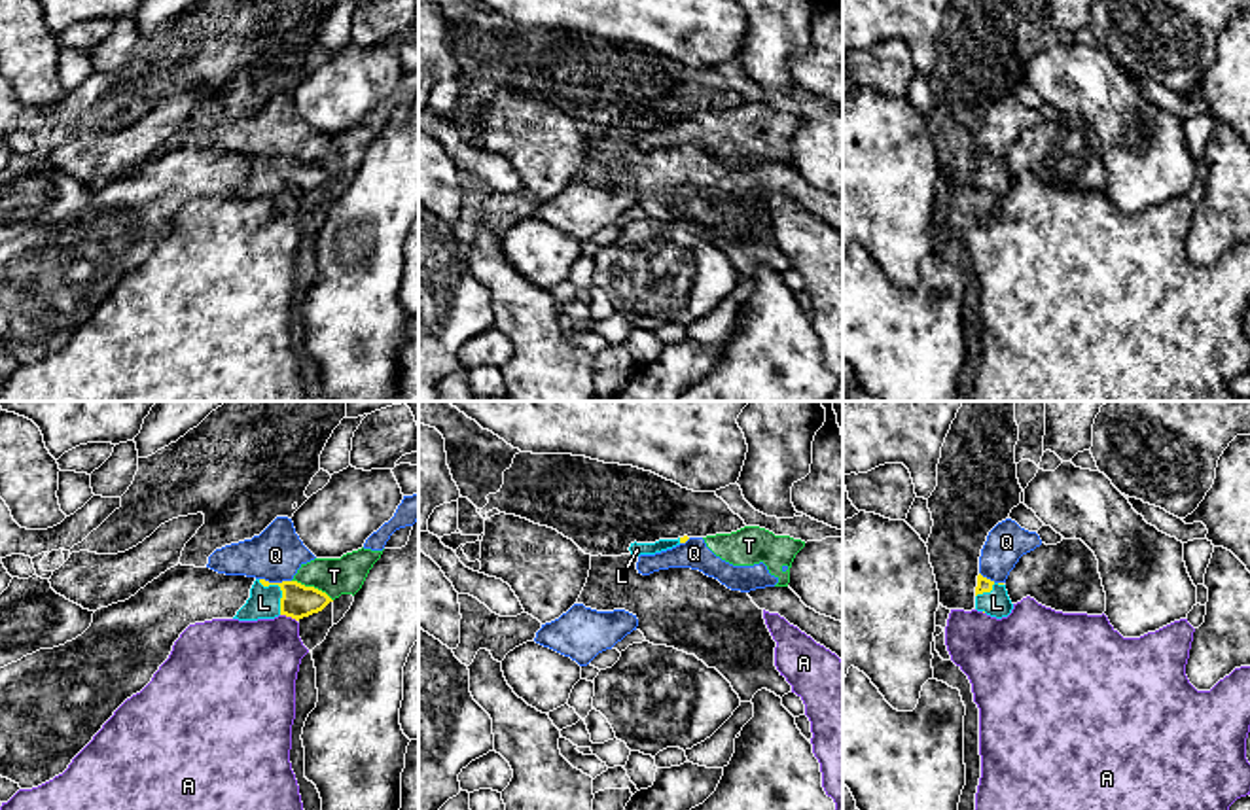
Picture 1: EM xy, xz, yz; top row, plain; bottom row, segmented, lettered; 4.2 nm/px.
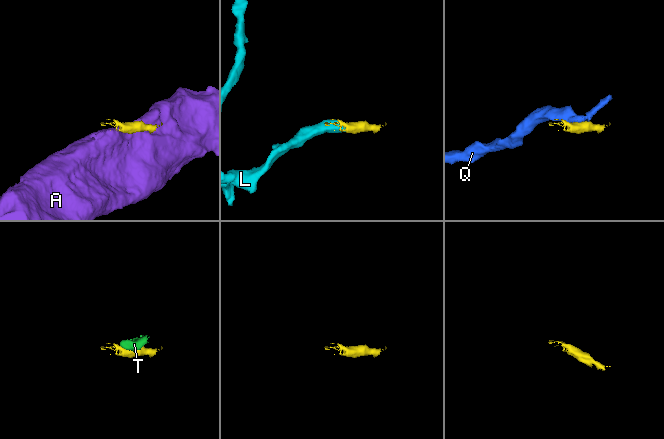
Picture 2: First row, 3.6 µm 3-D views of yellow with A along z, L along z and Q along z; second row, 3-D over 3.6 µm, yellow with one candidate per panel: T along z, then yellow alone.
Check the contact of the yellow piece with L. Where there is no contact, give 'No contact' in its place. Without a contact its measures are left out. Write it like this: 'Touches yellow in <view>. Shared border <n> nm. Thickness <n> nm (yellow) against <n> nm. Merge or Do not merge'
Touches yellow in xy. Shared border 180 nm. Thickness 140 nm (yellow) against 140 nm. Merge

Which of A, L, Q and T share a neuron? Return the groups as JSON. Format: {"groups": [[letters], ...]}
{"groups": [["A"], ["L"], ["Q", "T"]]}

